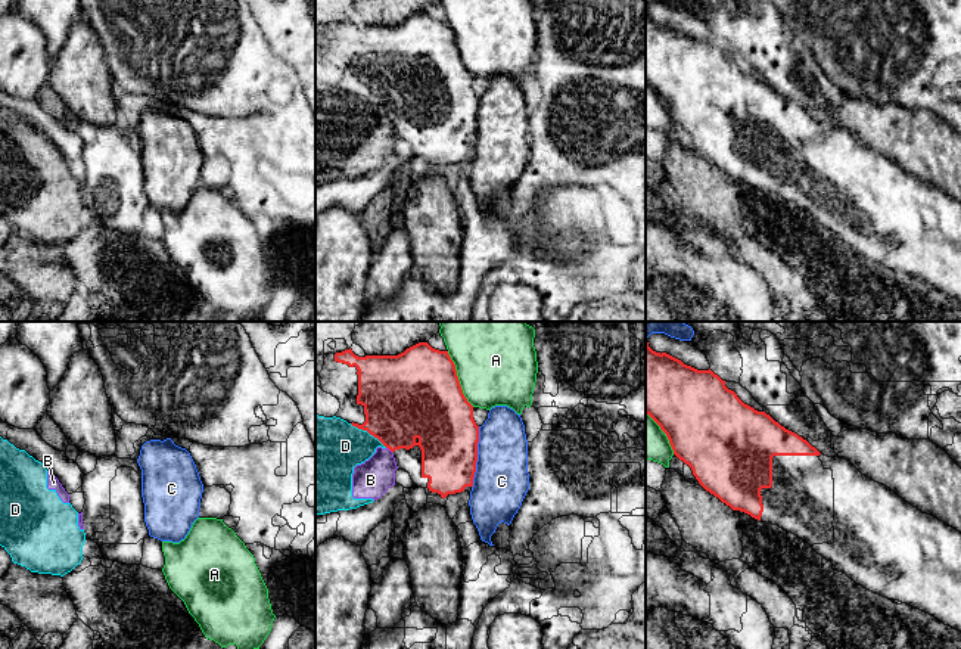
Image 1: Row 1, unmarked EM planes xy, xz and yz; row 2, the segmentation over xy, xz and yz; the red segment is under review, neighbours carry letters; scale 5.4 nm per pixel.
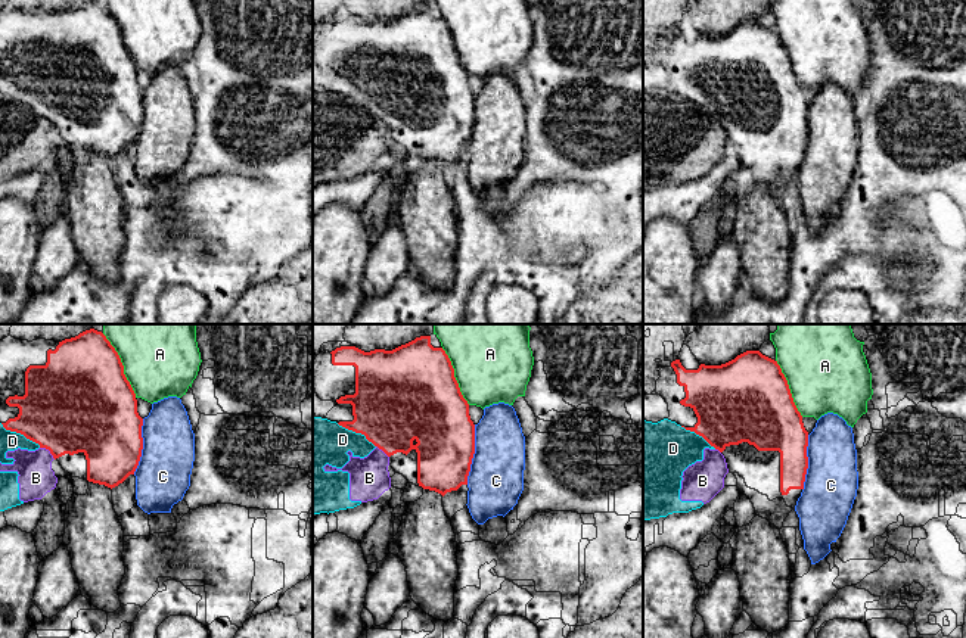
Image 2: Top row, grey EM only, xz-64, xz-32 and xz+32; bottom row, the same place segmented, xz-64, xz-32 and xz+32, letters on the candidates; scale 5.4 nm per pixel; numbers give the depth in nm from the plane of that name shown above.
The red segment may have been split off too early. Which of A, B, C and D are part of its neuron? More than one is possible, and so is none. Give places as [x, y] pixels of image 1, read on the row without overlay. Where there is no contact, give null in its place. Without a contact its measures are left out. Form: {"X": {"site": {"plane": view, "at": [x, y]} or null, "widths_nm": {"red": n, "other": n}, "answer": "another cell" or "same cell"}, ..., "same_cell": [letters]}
{"A": {"site": {"plane": "xz", "at": [457, 49]}, "widths_nm": {"red": 480, "other": 420}, "answer": "another cell"}, "B": {"site": {"plane": "xz", "at": [389, 118]}, "widths_nm": {"red": 400, "other": 200}, "answer": "another cell"}, "C": {"site": {"plane": "xz", "at": [476, 127]}, "widths_nm": {"red": 320, "other": 300}, "answer": "another cell"}, "D": {"site": {"plane": "xz", "at": [369, 102]}, "widths_nm": {"red": 420, "other": 360}, "answer": "another cell"}, "same_cell": []}

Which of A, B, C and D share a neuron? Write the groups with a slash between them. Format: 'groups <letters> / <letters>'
groups A / B D / C

